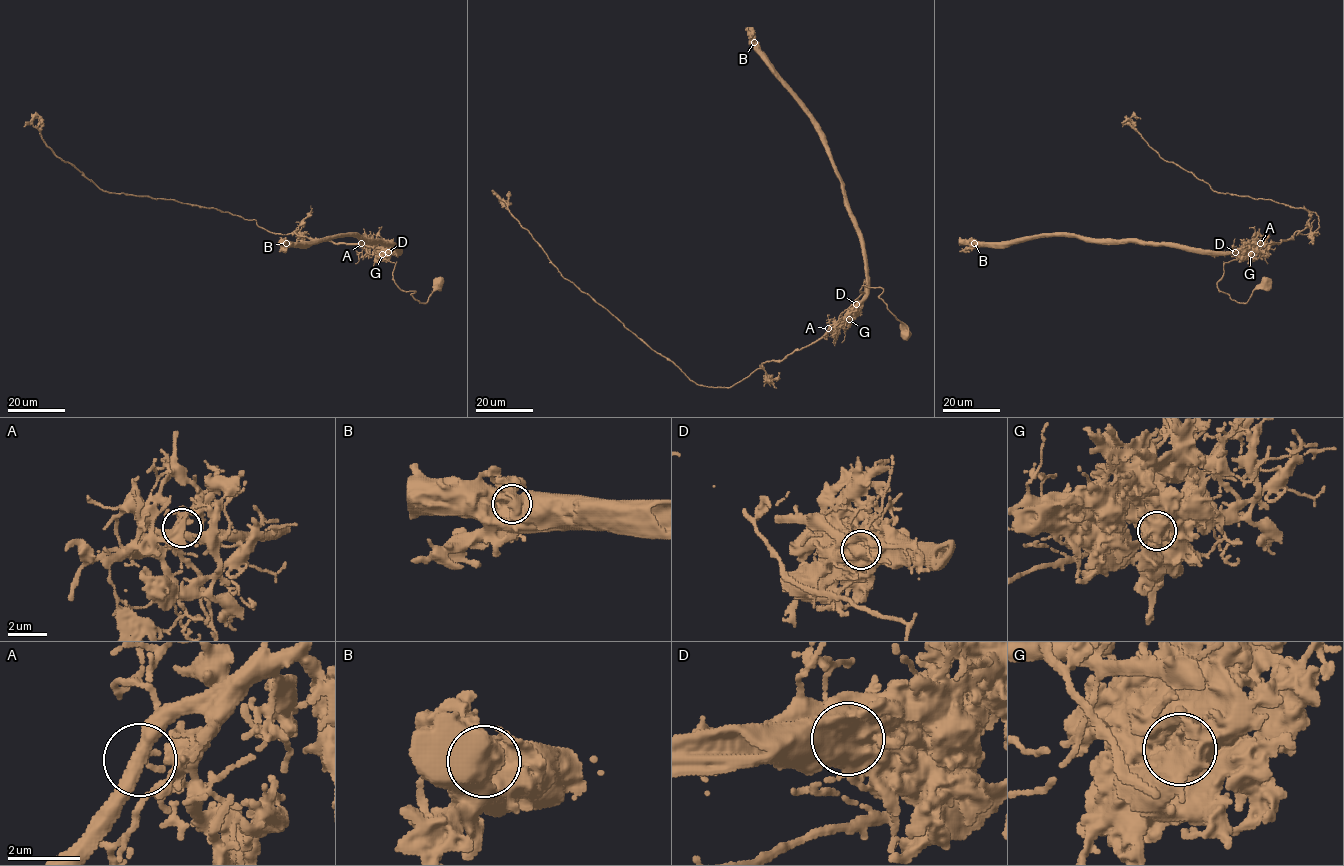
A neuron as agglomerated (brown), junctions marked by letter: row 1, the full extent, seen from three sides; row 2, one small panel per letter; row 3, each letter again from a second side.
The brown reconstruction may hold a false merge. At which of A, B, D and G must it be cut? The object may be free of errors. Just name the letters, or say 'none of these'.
D

